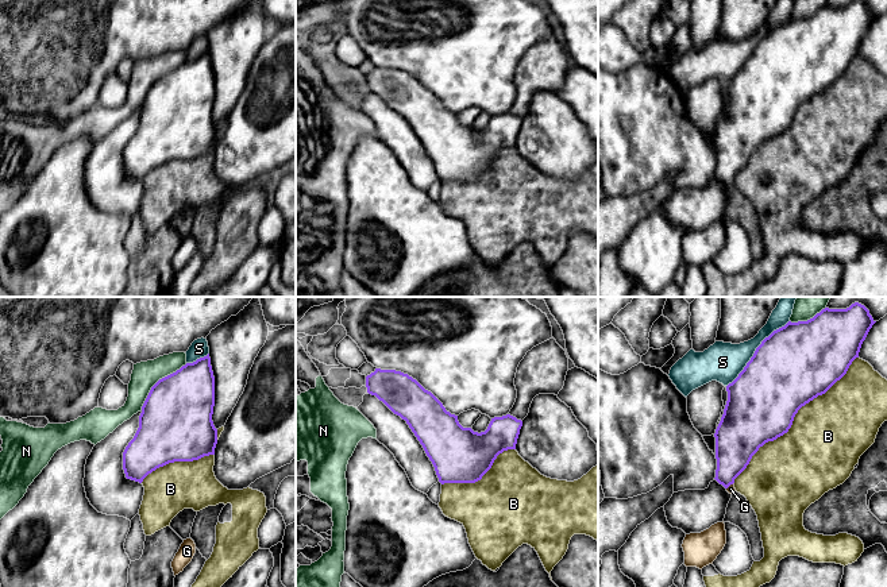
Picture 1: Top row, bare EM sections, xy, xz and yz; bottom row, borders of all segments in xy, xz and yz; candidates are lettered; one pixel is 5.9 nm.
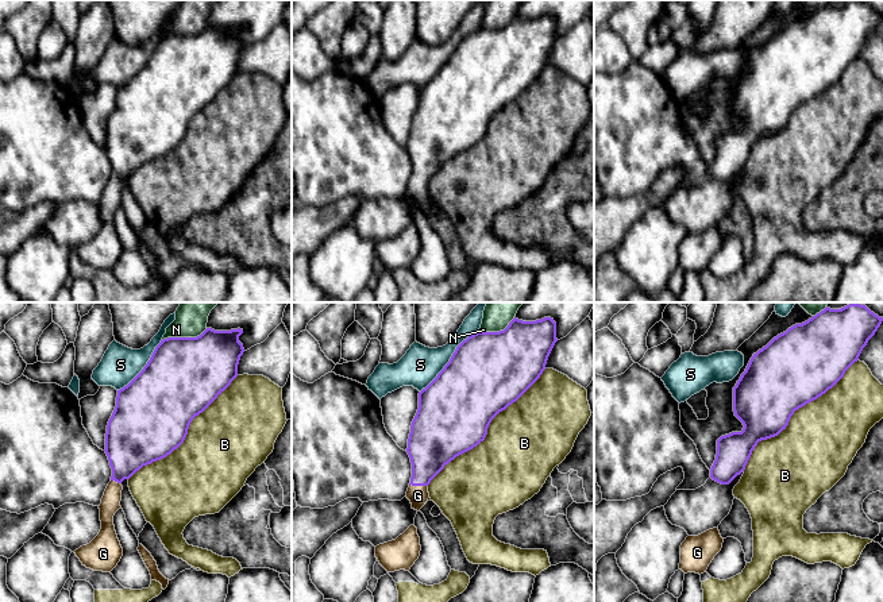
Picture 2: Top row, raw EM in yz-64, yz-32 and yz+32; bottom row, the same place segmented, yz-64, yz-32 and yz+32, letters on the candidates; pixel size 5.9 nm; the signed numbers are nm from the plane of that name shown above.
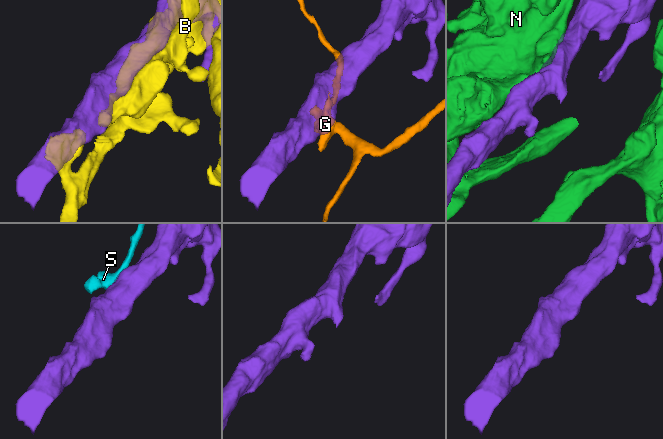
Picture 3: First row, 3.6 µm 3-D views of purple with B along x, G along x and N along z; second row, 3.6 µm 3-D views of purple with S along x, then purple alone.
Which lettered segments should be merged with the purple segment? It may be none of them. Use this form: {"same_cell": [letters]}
{"same_cell": ["G"]}

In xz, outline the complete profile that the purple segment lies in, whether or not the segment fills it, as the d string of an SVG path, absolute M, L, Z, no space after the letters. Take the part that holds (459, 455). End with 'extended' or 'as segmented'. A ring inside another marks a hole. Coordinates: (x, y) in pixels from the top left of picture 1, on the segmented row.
M375 368L366 376L367 393L382 401L394 414L406 421L427 456L432 462L439 482L475 483L491 468L500 453L516 449L522 421L506 414L491 418L485 432L463 428L458 416L446 410L443 403L416 379L396 370Z | as segmented

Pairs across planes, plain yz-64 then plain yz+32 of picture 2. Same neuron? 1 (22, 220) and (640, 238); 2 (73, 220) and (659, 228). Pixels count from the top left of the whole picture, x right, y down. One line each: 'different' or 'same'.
1: different
2: different

